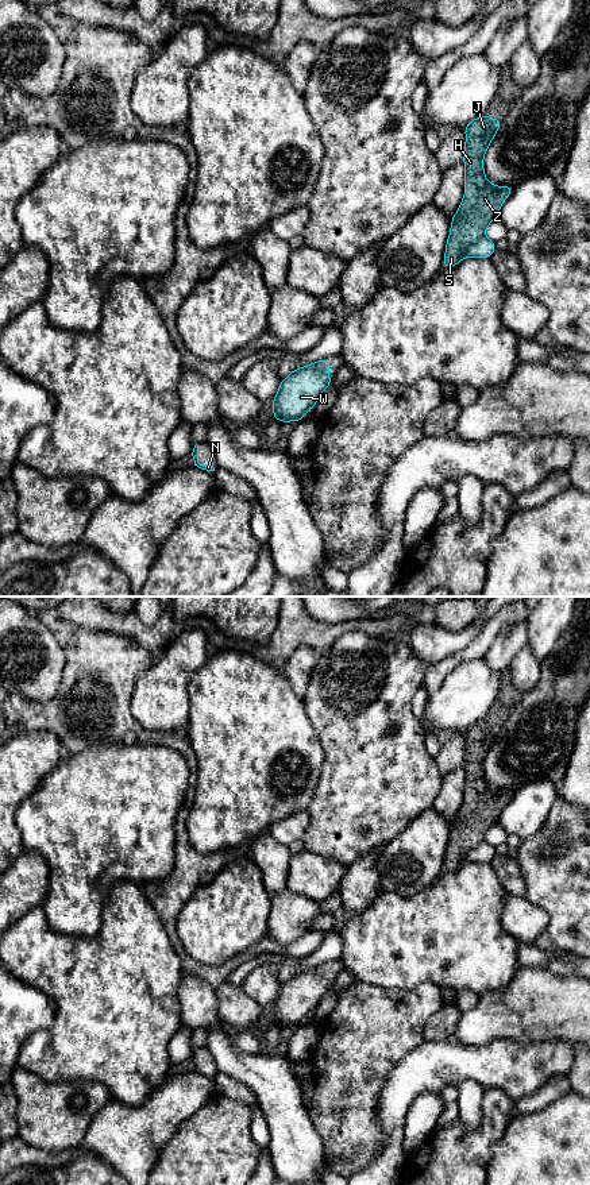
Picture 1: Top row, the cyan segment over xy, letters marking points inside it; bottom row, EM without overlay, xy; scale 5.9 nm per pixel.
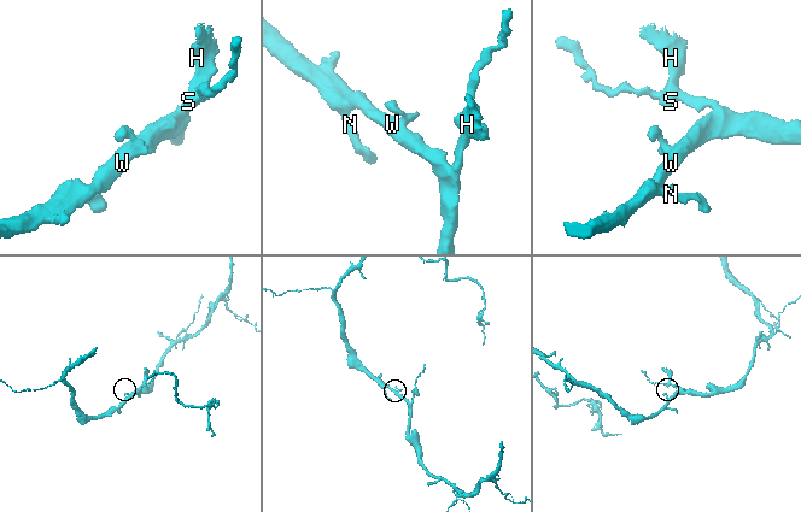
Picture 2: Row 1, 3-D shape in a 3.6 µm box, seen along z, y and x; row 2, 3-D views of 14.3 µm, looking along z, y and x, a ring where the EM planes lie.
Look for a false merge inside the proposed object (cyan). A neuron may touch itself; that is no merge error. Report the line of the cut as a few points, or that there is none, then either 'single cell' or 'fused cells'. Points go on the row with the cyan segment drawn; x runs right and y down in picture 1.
cut xy (484, 235), (467, 247), (465, 255); fused cells

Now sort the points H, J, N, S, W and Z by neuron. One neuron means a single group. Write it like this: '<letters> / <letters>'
H J S Z / N W

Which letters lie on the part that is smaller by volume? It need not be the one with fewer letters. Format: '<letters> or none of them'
H, J, S, Z

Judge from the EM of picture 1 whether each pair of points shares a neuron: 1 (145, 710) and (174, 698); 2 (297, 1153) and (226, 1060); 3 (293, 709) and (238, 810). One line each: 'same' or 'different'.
1: same
2: same
3: same

